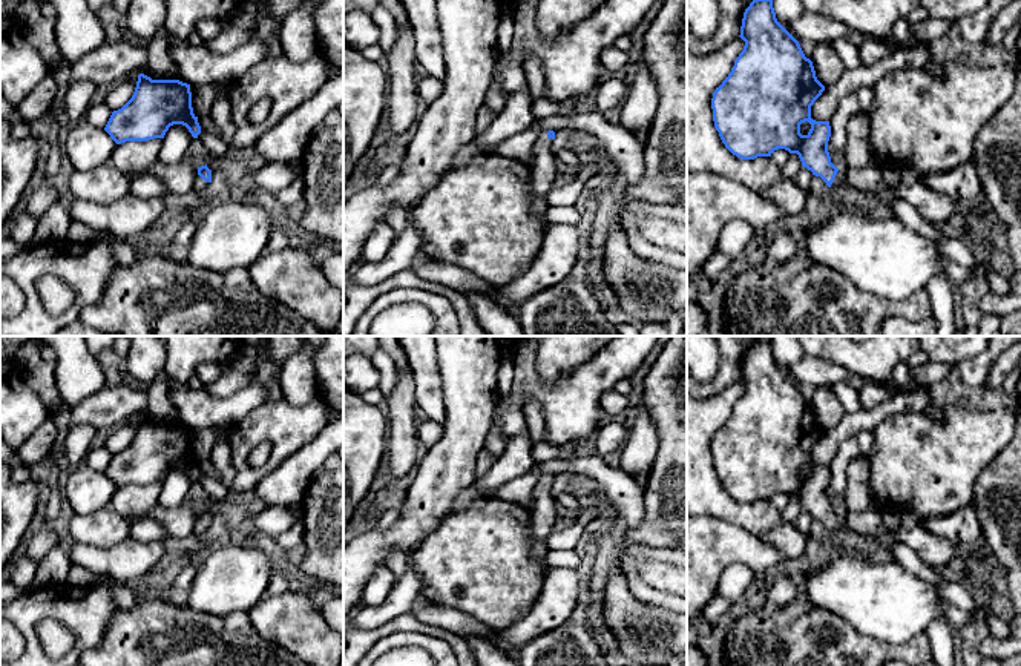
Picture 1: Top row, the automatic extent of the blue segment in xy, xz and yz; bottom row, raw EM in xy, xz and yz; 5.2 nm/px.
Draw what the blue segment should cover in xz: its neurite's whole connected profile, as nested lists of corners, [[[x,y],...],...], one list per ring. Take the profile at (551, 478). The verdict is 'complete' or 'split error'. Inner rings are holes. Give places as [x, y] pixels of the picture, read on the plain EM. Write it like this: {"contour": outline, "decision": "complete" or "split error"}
{"contour": [[[549,474],[546,482],[538,482],[537,488],[532,494],[532,502],[527,506],[529,511],[529,529],[532,534],[532,557],[541,568],[544,574],[550,569],[546,562],[546,556],[549,554],[550,548],[547,546],[547,539],[553,531],[553,525],[556,520],[556,509],[555,509],[555,476]]], "decision": "split error"}

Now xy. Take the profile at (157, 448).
{"contour": [[[140,417],[132,442],[113,454],[104,474],[117,486],[164,482],[173,468],[182,468],[193,482],[201,477],[192,451],[190,428],[179,424],[152,424]]], "decision": "complete"}

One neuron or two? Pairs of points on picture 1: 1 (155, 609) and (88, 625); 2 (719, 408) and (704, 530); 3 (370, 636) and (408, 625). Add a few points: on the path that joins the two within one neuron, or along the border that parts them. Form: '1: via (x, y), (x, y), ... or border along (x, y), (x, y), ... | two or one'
1: border along (118, 606), (105, 631), (103, 640), (89, 649) | two
2: border along (702, 514), (730, 522), (739, 528) | two
3: via (379, 633), (399, 625) | one

